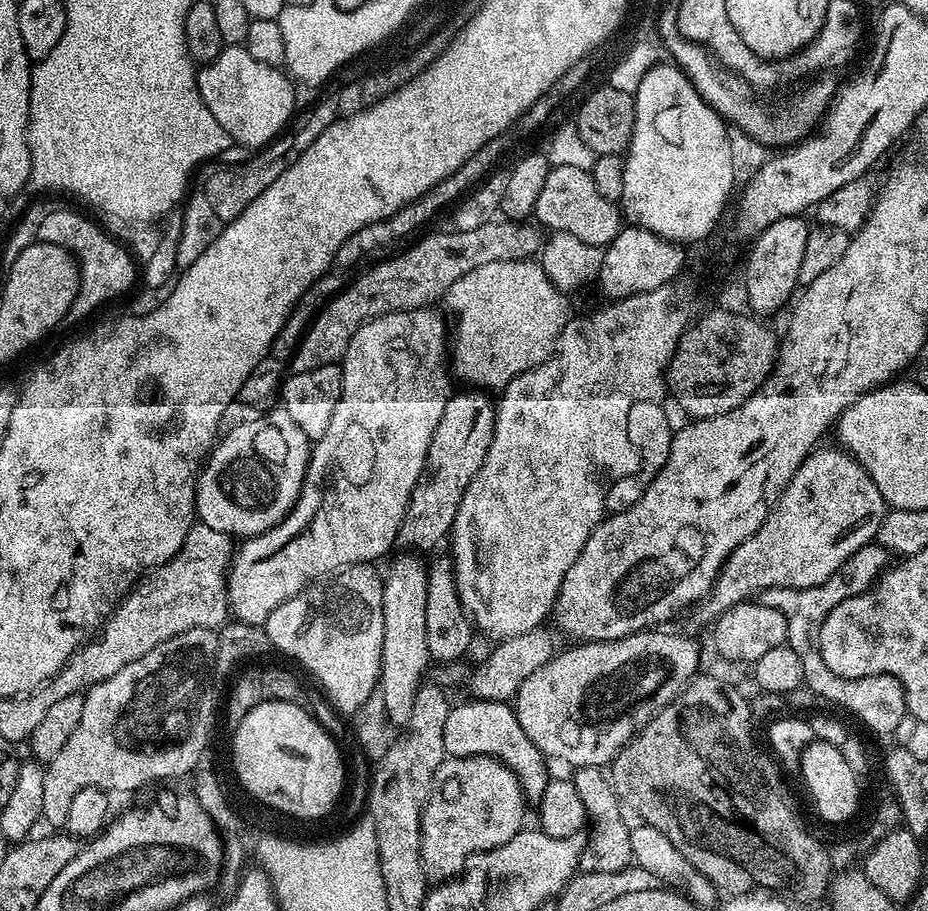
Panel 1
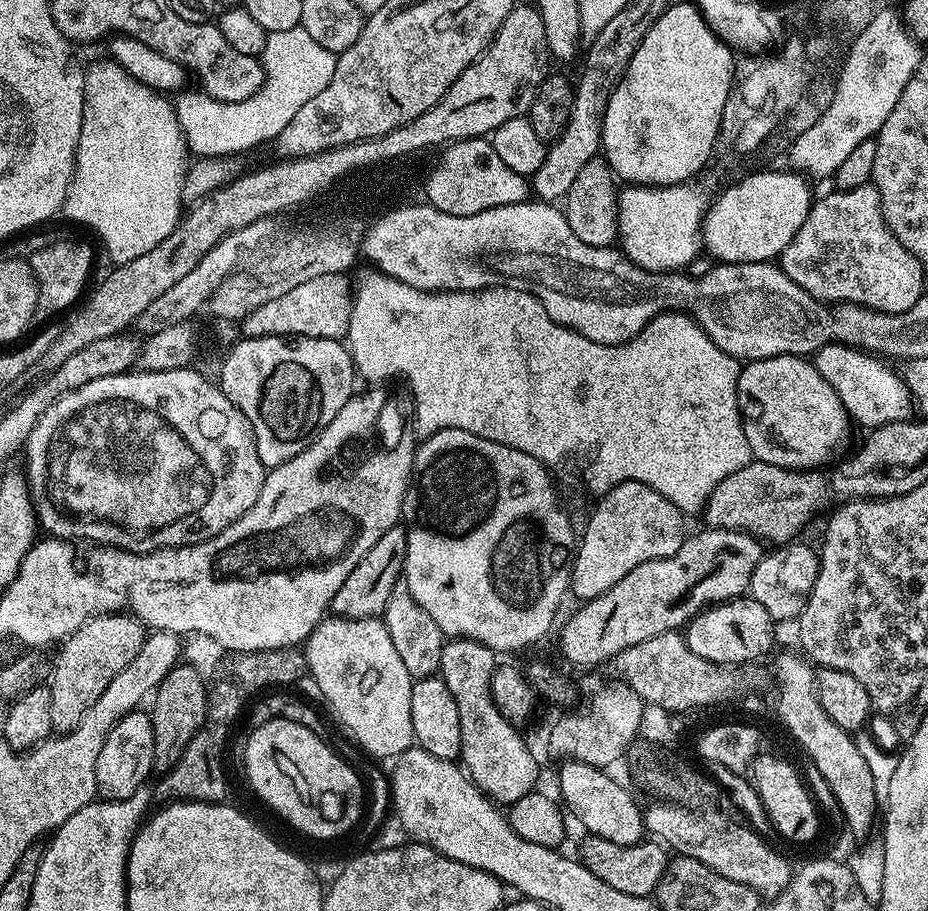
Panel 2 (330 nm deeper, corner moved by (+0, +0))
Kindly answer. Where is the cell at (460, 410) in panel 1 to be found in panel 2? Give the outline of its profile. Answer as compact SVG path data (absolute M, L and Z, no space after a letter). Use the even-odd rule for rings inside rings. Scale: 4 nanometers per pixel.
M397 526L386 530L386 534L382 534L382 538L378 538L378 542L370 546L370 550L366 550L362 562L358 562L358 566L350 570L346 582L342 582L342 586L332 598L330 608L335 615L345 616L351 620L361 620L376 618L383 613L390 594L402 580L407 537L407 531Z

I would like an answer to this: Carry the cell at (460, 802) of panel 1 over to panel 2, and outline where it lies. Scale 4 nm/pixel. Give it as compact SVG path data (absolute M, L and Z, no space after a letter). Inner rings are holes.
M452 638L442 650L439 677L450 686L454 702L458 706L458 718L462 726L460 760L473 784L500 806L510 806L537 787L540 768L519 736L517 725L510 723L498 710L492 697L492 675L498 667L497 653L482 642Z

